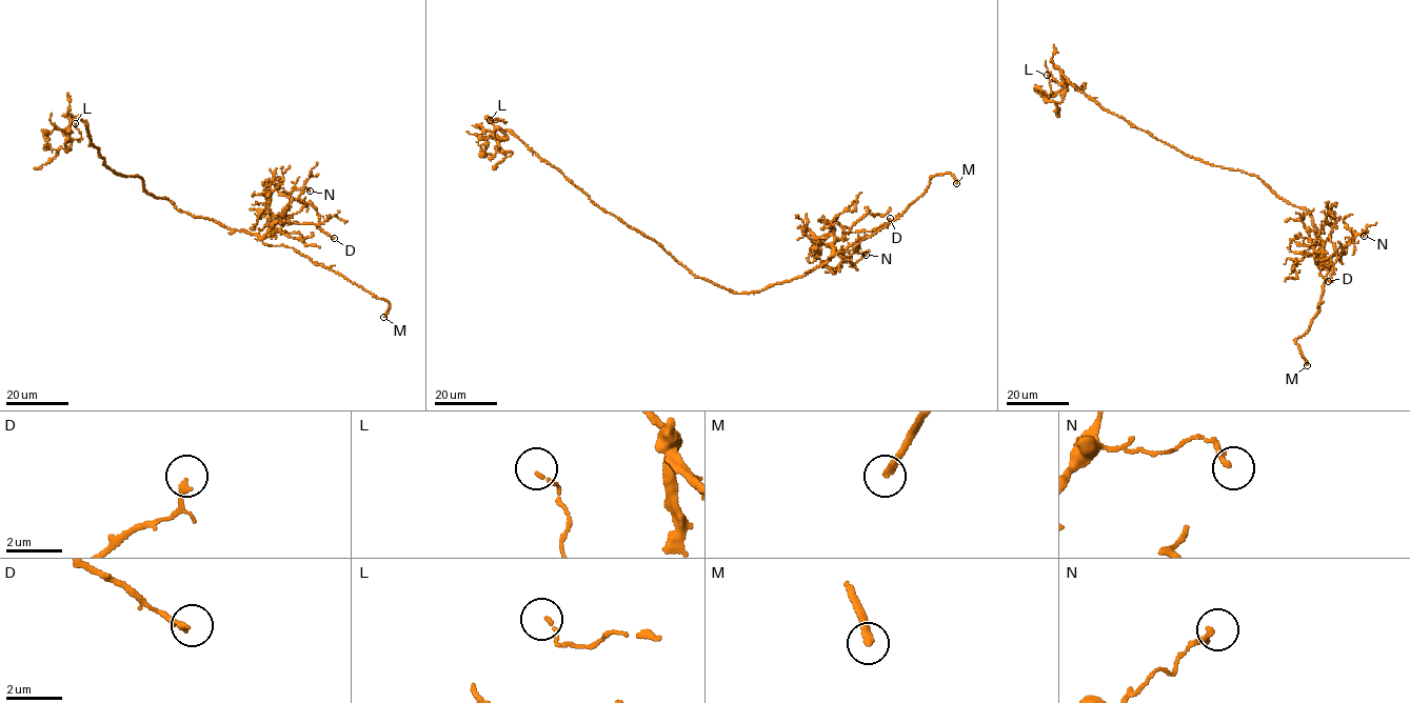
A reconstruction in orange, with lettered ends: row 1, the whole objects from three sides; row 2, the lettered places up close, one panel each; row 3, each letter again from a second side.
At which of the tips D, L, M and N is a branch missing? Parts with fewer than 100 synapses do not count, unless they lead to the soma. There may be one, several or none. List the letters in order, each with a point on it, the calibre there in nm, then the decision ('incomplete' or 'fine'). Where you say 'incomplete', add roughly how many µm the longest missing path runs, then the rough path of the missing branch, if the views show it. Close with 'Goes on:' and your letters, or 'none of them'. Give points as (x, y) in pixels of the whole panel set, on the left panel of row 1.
D: at (334, 238); 190 nm thick; fine
L: at (75, 123); 100 nm thick; fine
M: at (383, 317); 240 nm thick; incomplete; about 20 µm are missing; missing branch runs (383, 317), (395, 316), (410, 298)
N: at (310, 191); 160 nm thick; fine
Goes on: M

